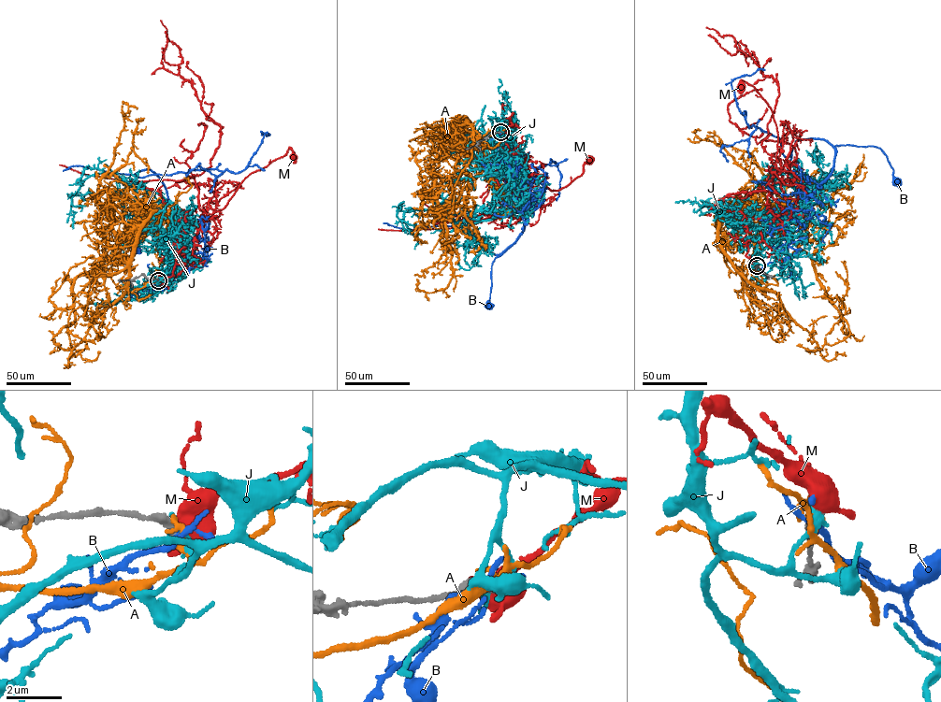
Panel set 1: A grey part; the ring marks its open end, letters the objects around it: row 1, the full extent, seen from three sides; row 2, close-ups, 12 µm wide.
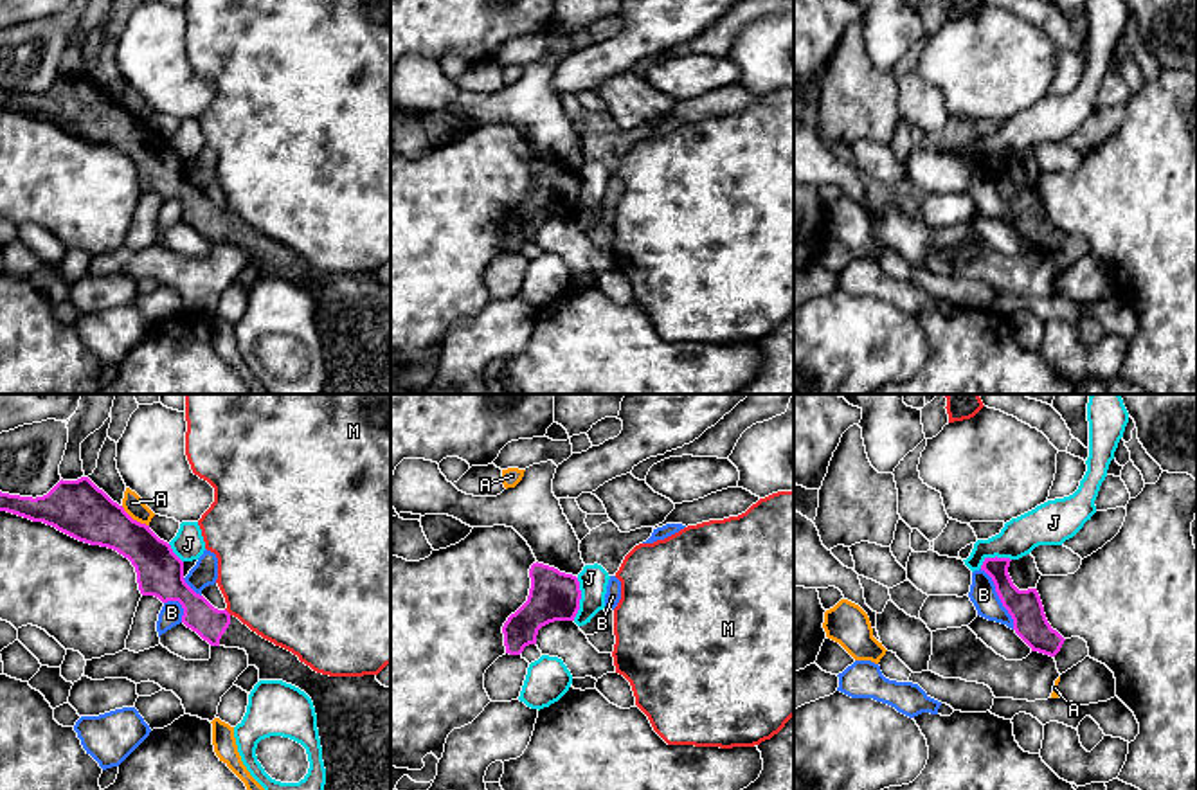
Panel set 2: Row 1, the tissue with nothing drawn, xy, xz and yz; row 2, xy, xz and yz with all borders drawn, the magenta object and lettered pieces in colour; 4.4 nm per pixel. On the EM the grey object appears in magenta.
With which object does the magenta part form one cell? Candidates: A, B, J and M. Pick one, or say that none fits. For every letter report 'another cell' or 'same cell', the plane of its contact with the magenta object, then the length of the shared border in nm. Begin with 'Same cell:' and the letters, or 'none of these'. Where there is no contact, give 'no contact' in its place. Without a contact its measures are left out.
Same cell: none of these
A: another cell; contact in xy; length 160 nm
B: another cell; contact in yz; length 320 nm
J: another cell; contact in xz; length 190 nm
M: another cell; contact in xy; length 40 nm

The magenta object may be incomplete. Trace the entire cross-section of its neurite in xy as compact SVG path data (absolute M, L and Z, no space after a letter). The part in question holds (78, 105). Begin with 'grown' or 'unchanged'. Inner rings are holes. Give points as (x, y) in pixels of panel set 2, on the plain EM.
grown; M88 74L61 76L47 92L36 95L0 88L0 108L43 119L79 139L117 148L135 164L142 193L155 193L162 200L178 198L184 205L182 220L211 243L245 247L248 263L259 266L259 277L283 277L304 288L317 311L326 365L322 394L391 394L391 284L382 283L376 272L329 274L317 270L297 252L263 236L227 207L214 205L185 180L184 158L171 142L160 137L149 122L133 117Z

